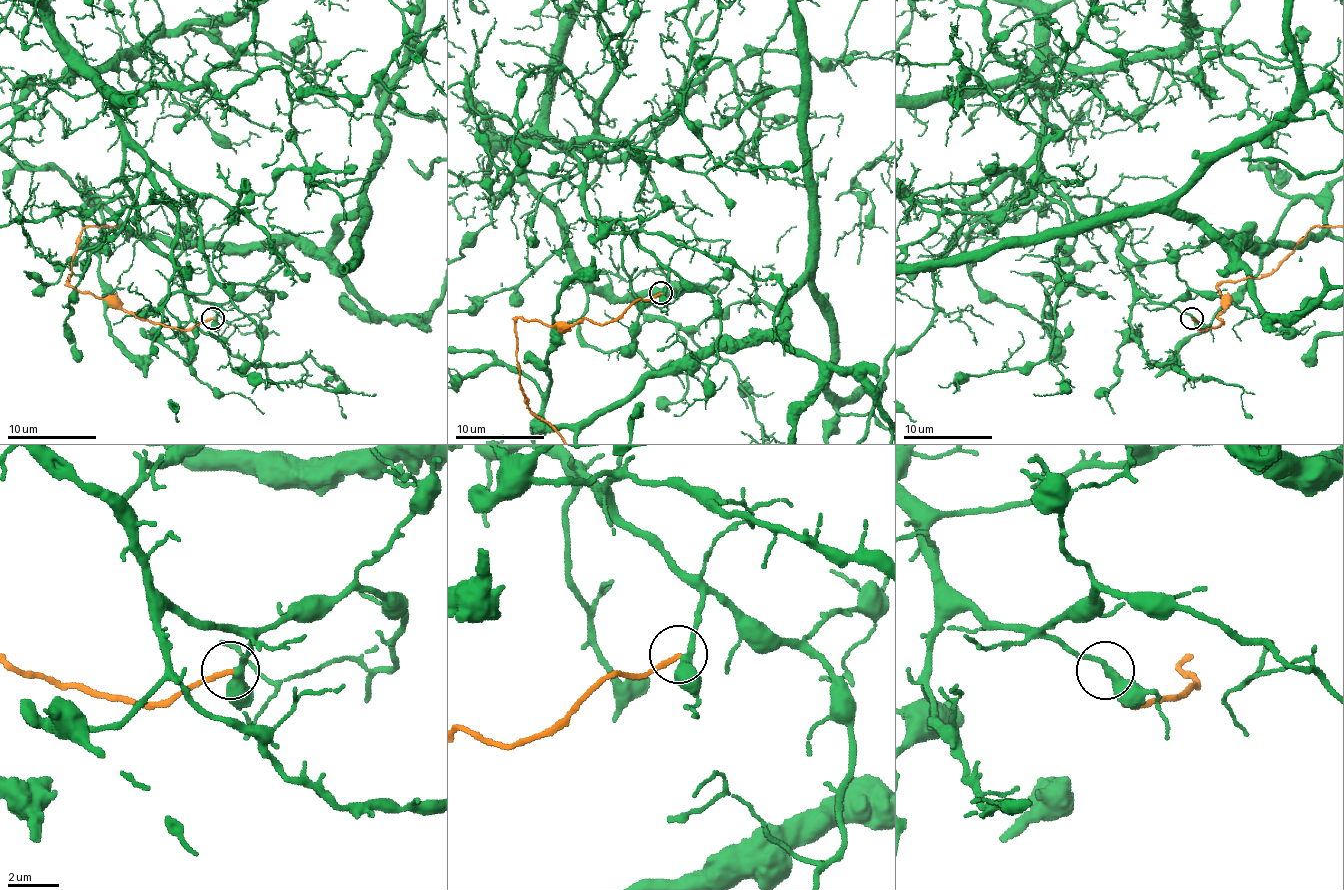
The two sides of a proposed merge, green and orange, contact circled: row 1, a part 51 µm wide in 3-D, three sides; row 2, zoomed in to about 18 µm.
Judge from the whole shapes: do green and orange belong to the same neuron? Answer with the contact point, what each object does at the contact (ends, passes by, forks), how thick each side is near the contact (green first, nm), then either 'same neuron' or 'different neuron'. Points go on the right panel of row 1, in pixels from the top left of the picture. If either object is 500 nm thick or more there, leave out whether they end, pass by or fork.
at (1192, 318); green passes by; orange ends there; 360 nm thick on the green side, 200 nm on the other; different neuron

